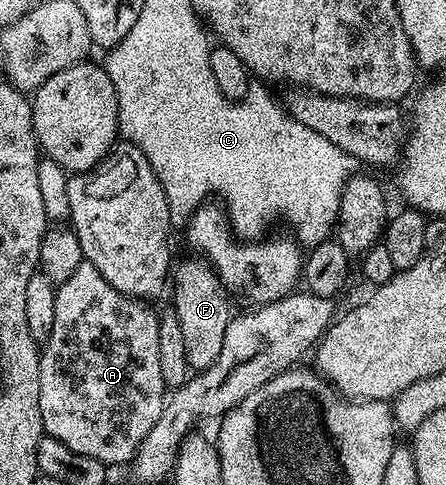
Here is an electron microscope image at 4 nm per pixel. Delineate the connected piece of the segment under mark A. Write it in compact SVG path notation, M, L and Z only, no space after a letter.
M85 259L64 284L57 286L57 291L56 319L52 323L52 335L40 349L40 415L45 436L60 439L60 443L72 447L72 451L80 455L92 455L92 459L100 459L100 463L107 467L122 464L125 466L138 454L144 435L148 435L148 431L156 427L156 419L160 419L162 406L168 400L168 387L160 375L160 351L156 347L156 342L160 339L156 336L158 313L145 309L141 300L125 297L123 293L116 291L116 287L112 287L112 283L108 283L108 279L104 279L104 275L100 275L100 271L96 271L96 267L92 267L92 263Z

